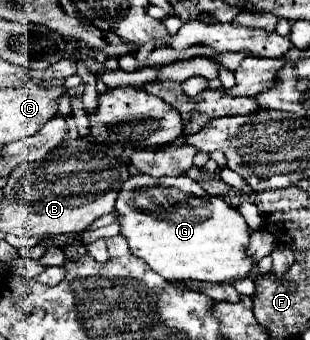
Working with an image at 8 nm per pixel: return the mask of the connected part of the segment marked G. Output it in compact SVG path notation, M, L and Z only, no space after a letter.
M130 176L116 198L114 214L120 224L120 234L126 238L130 252L142 258L156 274L160 274L166 280L234 282L252 276L250 270L254 266L254 260L246 256L250 228L244 216L238 210L230 208L222 198L210 196L204 200L204 190L186 176Z

